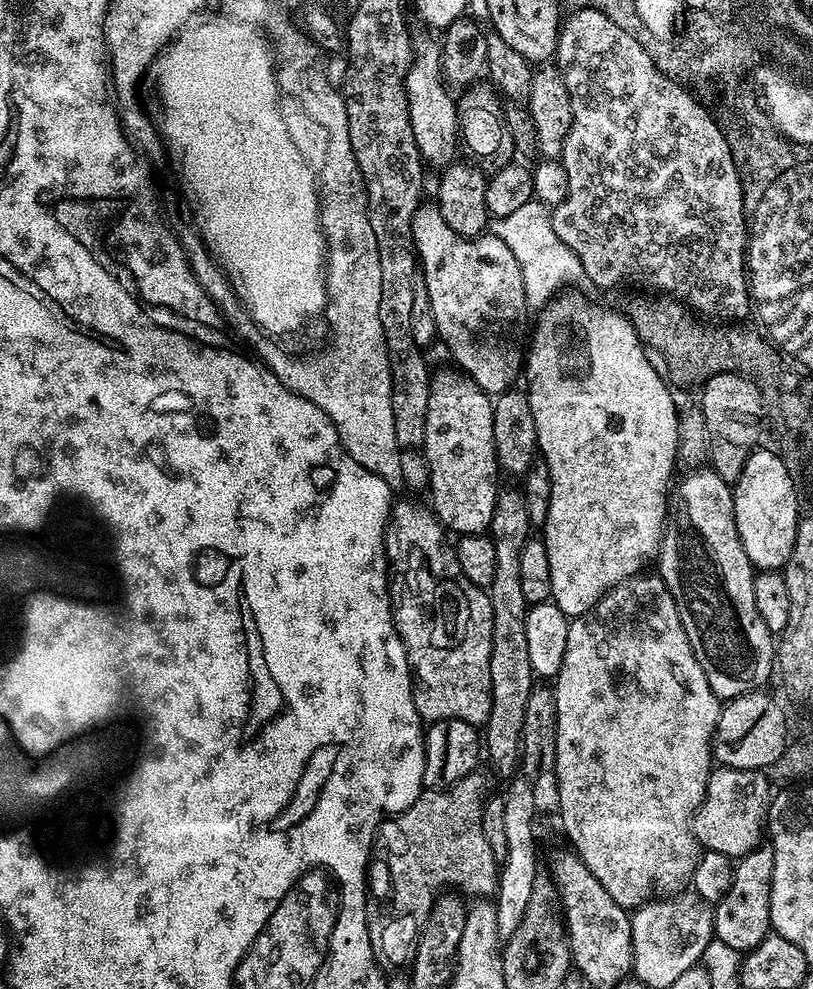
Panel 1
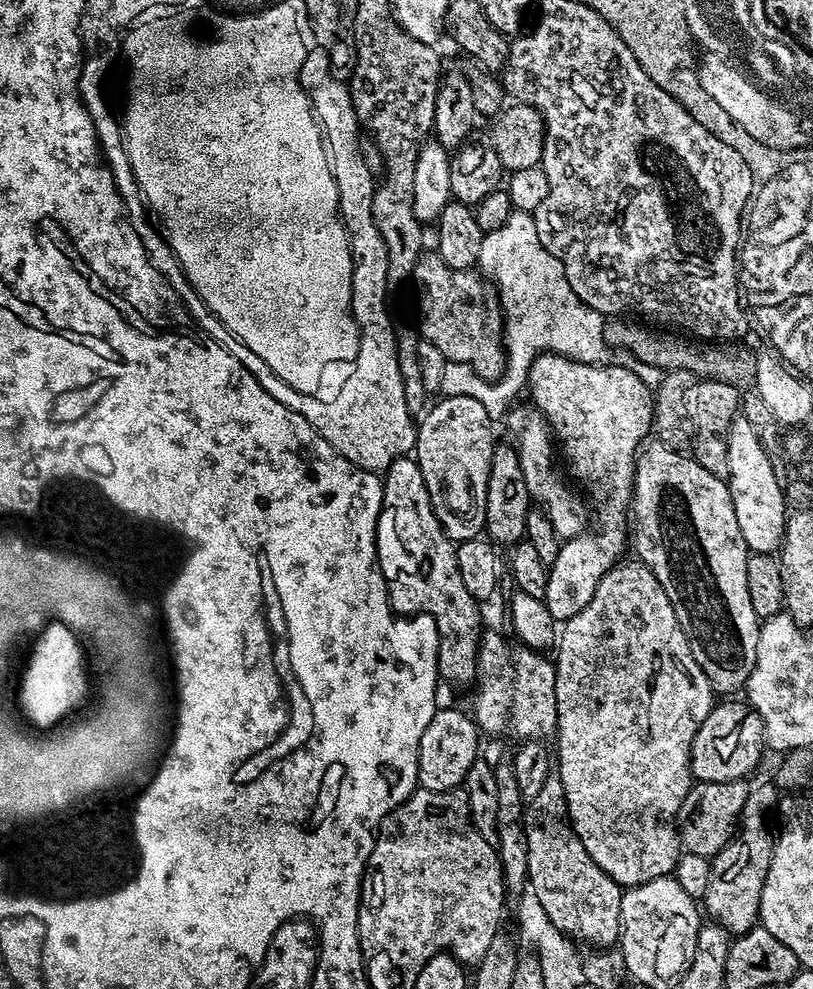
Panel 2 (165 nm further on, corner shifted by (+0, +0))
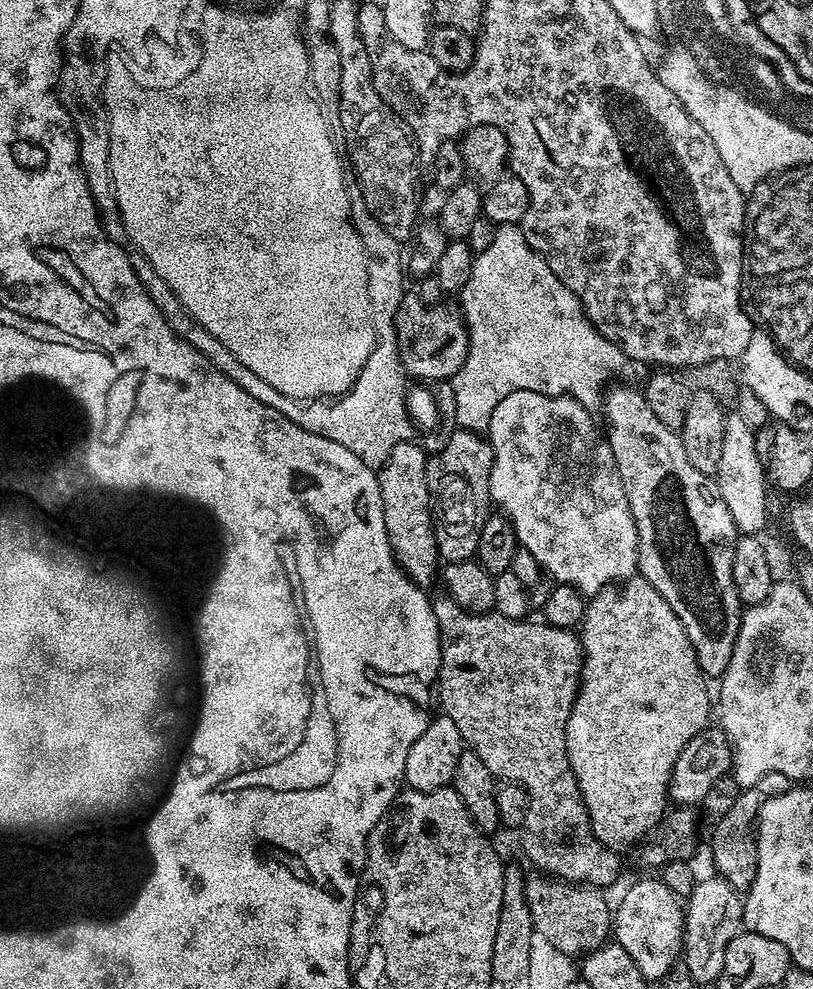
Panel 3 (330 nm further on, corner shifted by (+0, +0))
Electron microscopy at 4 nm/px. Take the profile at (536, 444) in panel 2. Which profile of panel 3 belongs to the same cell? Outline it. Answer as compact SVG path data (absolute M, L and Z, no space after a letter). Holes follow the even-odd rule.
M514 390L514 394L506 394L498 406L494 406L494 414L490 418L490 426L486 439L492 446L492 473L490 474L490 500L496 504L501 513L508 517L514 526L519 547L530 550L534 558L538 558L541 569L553 576L556 584L568 584L576 589L581 597L591 598L603 588L619 585L621 582L635 577L638 572L638 530L634 522L634 514L630 514L630 506L626 498L626 490L622 486L622 478L618 474L616 459L608 437L598 425L592 421L593 413L576 403L571 396L547 396L534 390Z

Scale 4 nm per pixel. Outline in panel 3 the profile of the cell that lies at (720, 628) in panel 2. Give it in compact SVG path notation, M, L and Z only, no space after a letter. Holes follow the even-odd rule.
M609 387L602 397L603 412L605 418L608 419L608 428L606 424L608 444L612 447L612 453L618 466L618 474L622 478L622 486L626 490L630 514L634 514L634 522L638 530L638 558L636 559L636 563L639 575L643 579L648 580L650 586L654 586L654 590L658 590L658 594L662 594L662 598L666 598L666 602L670 602L670 610L674 610L674 614L678 614L678 622L682 622L682 626L686 630L686 638L690 638L690 646L696 652L696 661L705 677L723 677L726 666L730 666L730 654L734 654L734 642L738 638L738 630L740 629L742 605L738 594L734 590L734 574L732 573L738 533L734 526L734 518L730 518L730 510L726 510L726 502L722 502L720 486L713 477L702 474L698 470L694 470L694 466L690 466L690 458L686 458L686 450L680 441L680 433L662 426L662 421L654 415L654 410L650 410L650 402L646 402L644 393L639 387Z

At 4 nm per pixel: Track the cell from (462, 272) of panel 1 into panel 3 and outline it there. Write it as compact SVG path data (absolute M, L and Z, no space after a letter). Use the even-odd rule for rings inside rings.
M405 294L400 299L394 318L396 349L400 364L409 377L417 376L420 382L448 382L466 362L466 354L470 351L468 326L463 315L453 308L444 304L427 304L412 294Z

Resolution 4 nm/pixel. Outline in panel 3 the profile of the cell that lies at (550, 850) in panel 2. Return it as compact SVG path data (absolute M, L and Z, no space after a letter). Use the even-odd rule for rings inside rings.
M440 594L432 600L434 618L438 622L440 631L440 675L438 677L438 704L442 707L443 715L458 726L458 734L462 734L465 745L471 751L486 762L486 766L491 770L493 776L497 778L511 778L515 783L522 784L528 791L528 813L526 822L522 829L524 835L524 852L528 855L528 860L533 864L533 869L539 870L545 876L551 876L558 880L567 880L573 884L587 884L589 886L605 886L612 884L616 880L616 875L620 872L621 857L612 849L608 848L592 833L588 811L584 805L584 799L580 797L580 791L576 785L576 779L572 773L572 767L568 761L568 751L566 750L566 722L570 718L572 703L576 701L578 685L580 683L580 670L582 667L582 649L580 647L580 637L575 631L567 628L556 628L553 624L537 622L528 624L527 619L511 620L498 611L485 612L464 612L461 608L448 599L447 595Z

